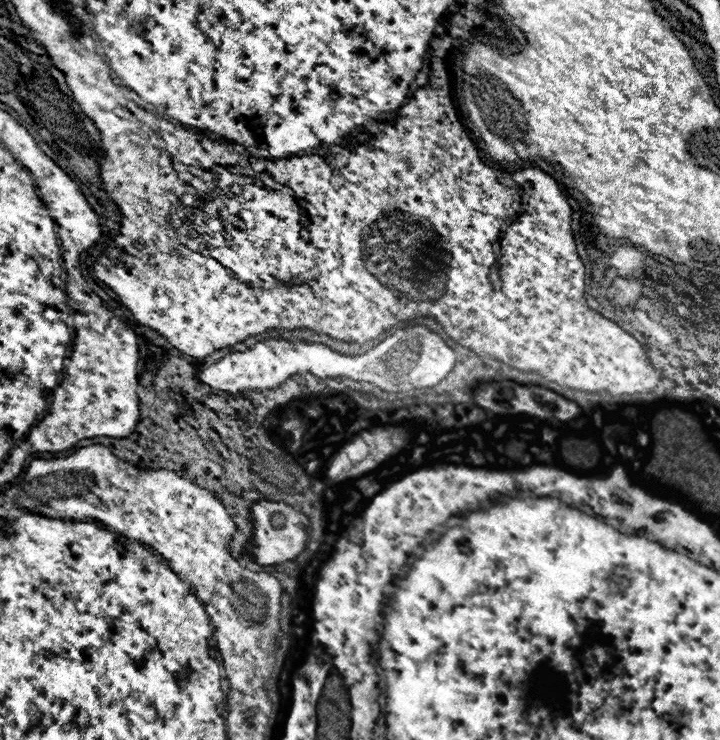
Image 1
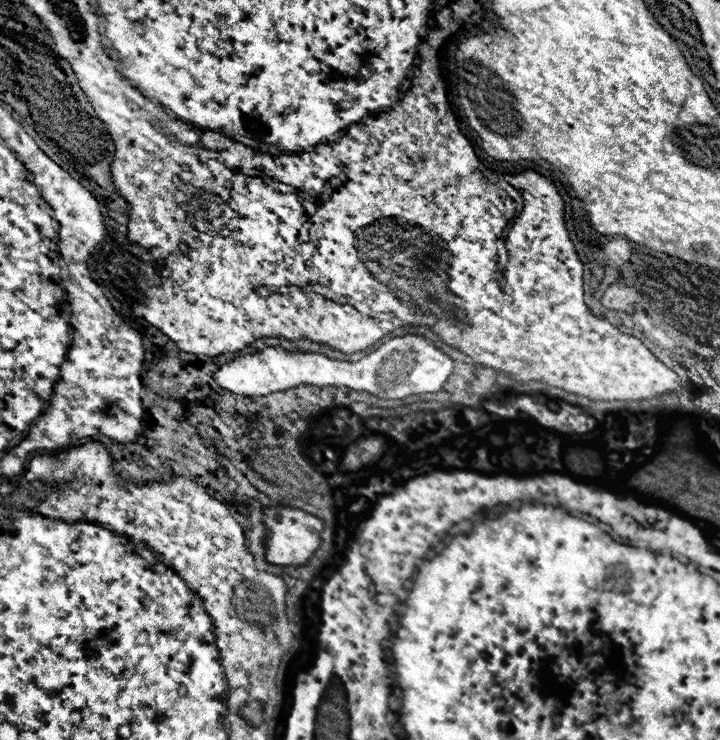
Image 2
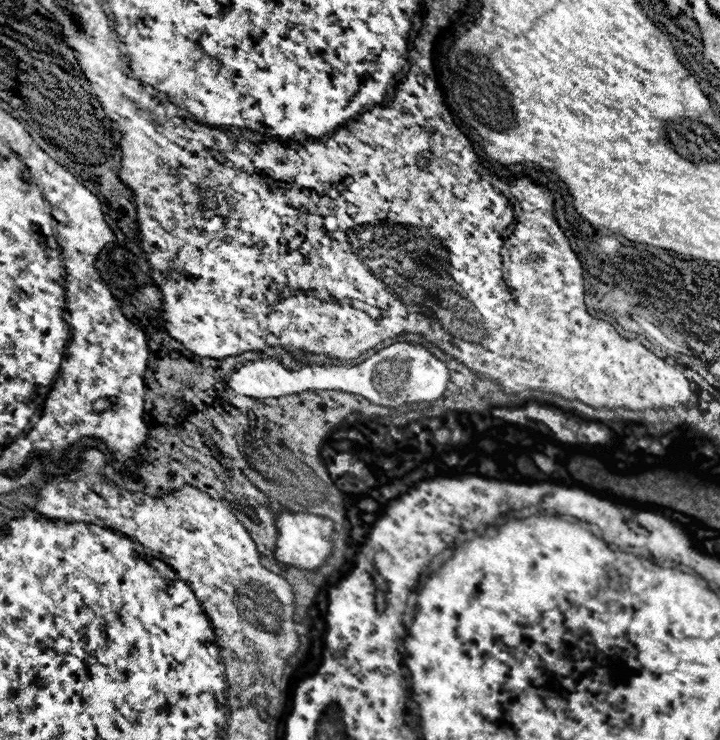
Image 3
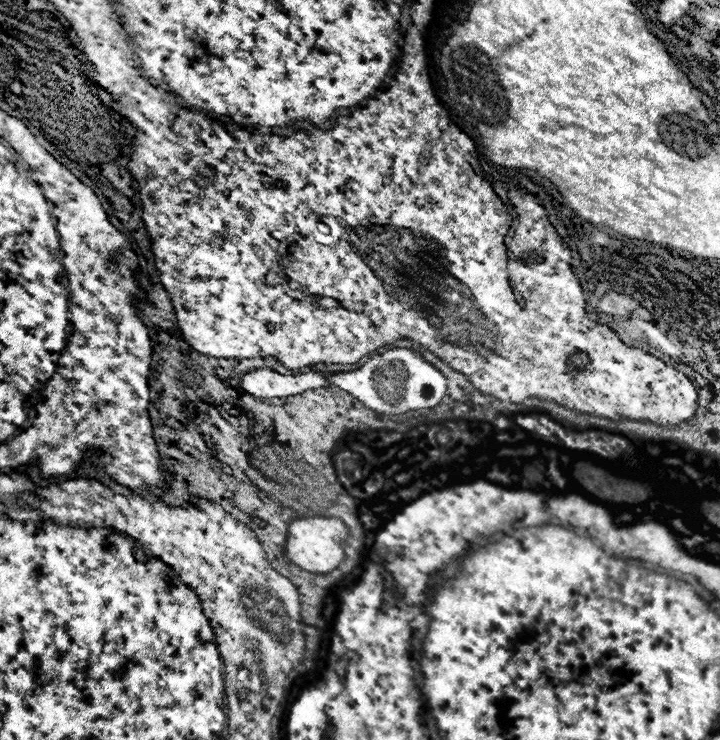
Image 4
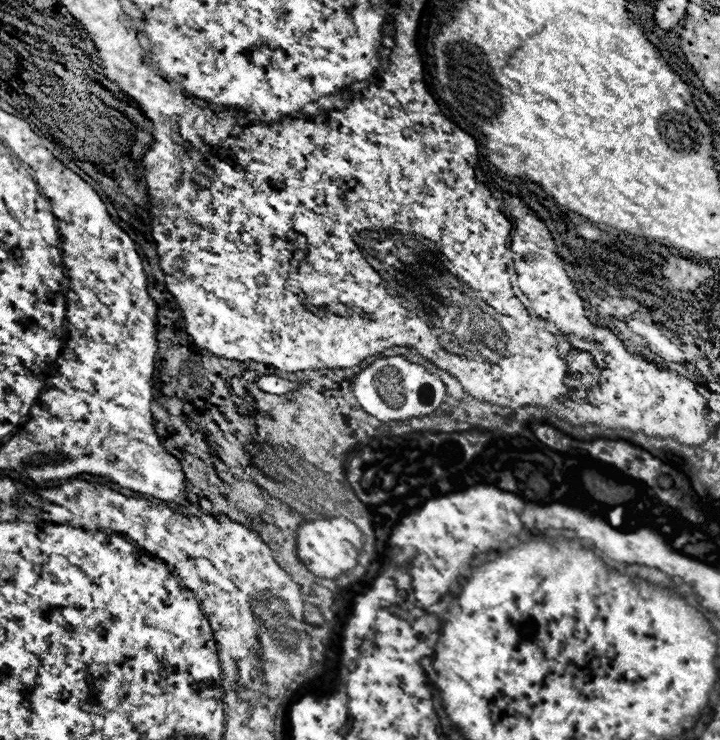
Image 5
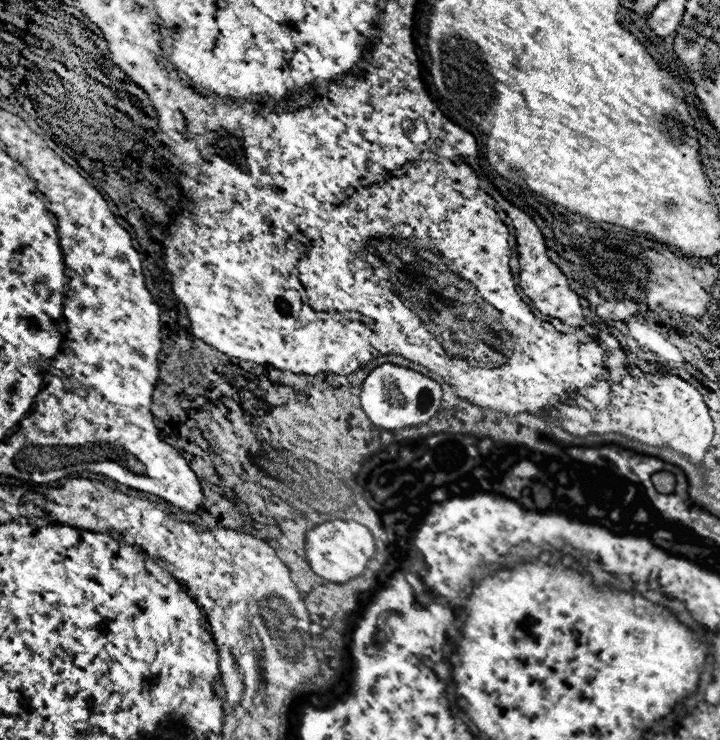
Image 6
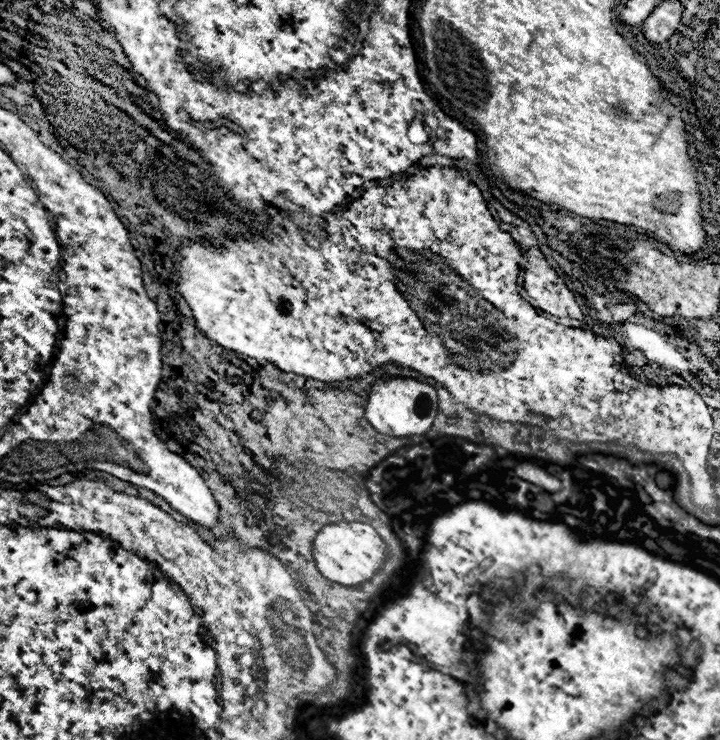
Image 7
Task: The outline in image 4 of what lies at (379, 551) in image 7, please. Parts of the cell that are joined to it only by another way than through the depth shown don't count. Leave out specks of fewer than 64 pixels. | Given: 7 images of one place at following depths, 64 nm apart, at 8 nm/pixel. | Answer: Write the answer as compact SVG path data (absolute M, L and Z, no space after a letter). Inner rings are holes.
M298 518L290 524L290 532L288 532L288 558L298 564L300 568L314 572L314 574L330 574L332 570L336 570L344 558L344 540L348 538L348 526L340 520L340 518Z

